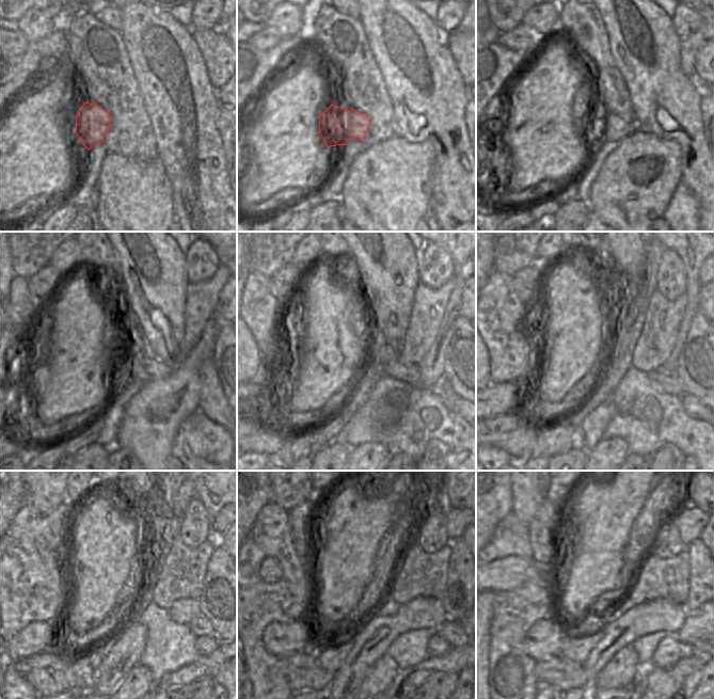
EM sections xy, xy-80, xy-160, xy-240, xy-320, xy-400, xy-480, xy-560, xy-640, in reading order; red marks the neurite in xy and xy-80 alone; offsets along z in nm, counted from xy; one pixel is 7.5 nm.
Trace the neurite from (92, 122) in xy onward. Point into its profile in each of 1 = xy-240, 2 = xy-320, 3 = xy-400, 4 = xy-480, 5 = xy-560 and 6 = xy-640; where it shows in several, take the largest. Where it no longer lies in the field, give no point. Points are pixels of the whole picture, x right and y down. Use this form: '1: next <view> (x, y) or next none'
1: next xy-240 (148, 368)
2: next xy-320 (410, 374)
3: next xy-400 (668, 381)
4: next xy-480 (200, 626)
5: next xy-560 (453, 632)
6: next xy-640 (693, 649)

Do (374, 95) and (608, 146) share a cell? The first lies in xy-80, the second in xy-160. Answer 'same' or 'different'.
different

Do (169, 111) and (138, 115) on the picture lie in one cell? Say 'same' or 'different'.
different

